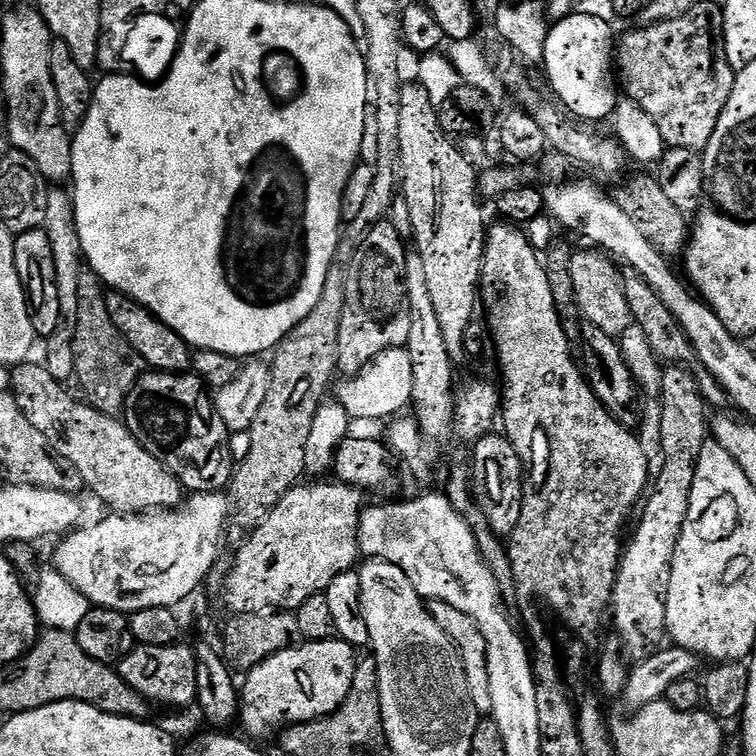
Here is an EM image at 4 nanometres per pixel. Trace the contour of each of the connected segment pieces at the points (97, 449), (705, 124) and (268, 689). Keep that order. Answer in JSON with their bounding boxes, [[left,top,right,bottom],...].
[[10,363,181,514],[614,18,734,150],[239,638,357,737]]

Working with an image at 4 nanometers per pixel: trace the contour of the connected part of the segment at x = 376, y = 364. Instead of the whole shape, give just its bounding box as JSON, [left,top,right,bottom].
[335,347,414,420]

